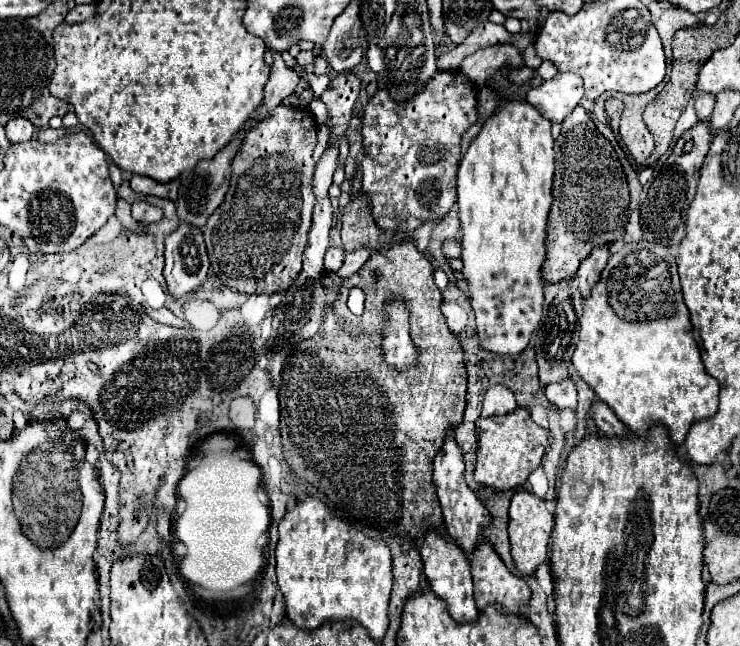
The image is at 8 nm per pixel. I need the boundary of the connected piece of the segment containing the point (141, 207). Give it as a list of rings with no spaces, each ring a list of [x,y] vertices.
[[[138,200],[132,204],[132,218],[144,224],[152,224],[152,222],[160,222],[162,220],[162,210],[156,206],[150,206],[144,200]]]

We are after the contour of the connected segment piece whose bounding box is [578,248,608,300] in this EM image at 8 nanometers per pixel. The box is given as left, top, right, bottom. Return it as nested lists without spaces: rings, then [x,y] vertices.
[[[596,248],[596,252],[592,252],[592,256],[588,256],[588,260],[584,260],[584,264],[580,264],[578,288],[580,288],[580,294],[584,300],[590,296],[592,286],[600,280],[600,274],[606,268],[606,262],[608,262],[608,248]]]

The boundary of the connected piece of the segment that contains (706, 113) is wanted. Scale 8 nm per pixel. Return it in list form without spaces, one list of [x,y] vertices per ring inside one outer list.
[[[696,96],[694,100],[694,108],[696,108],[696,116],[700,122],[708,122],[714,110],[714,100],[712,96]]]

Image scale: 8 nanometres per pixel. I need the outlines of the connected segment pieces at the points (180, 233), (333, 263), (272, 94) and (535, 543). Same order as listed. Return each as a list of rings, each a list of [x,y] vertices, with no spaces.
[[[180,224],[168,238],[166,238],[166,266],[164,266],[164,278],[168,284],[168,292],[174,298],[188,298],[194,294],[202,284],[206,282],[210,260],[206,254],[204,238],[200,228],[192,228],[190,224]]]
[[[330,248],[324,256],[324,270],[328,272],[336,272],[344,262],[344,250],[340,248]]]
[[[270,48],[270,54],[274,58],[274,64],[270,68],[270,78],[268,78],[266,88],[264,88],[264,102],[254,112],[250,122],[260,120],[260,116],[268,116],[268,112],[272,112],[272,108],[276,108],[286,96],[294,94],[294,90],[300,82],[300,72],[290,70],[276,50]]]
[[[518,490],[510,502],[510,546],[512,546],[512,560],[520,574],[534,574],[534,570],[546,560],[550,534],[554,528],[554,516],[548,510],[546,502],[526,490]]]

